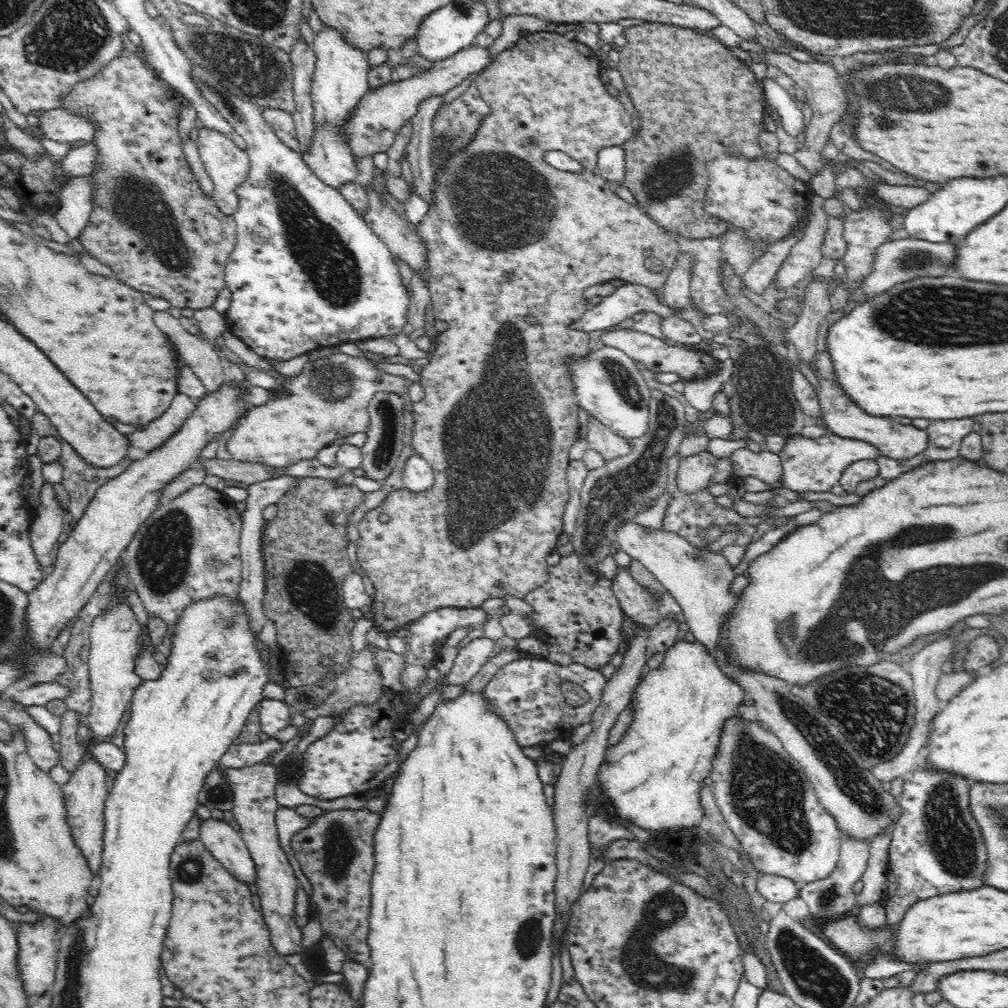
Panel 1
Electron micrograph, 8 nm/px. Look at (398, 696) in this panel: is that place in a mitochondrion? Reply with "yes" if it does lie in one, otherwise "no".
no

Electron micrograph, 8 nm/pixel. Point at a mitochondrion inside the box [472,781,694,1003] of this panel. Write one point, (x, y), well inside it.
(657, 969)

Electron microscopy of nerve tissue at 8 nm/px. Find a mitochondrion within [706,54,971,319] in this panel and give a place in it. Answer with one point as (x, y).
(891, 99)

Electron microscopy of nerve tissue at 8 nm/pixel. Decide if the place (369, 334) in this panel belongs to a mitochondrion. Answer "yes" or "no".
no

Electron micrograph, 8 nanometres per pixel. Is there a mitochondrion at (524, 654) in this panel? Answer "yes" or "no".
no

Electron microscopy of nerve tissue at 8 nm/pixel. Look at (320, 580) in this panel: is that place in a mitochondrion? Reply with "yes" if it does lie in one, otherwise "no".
yes

